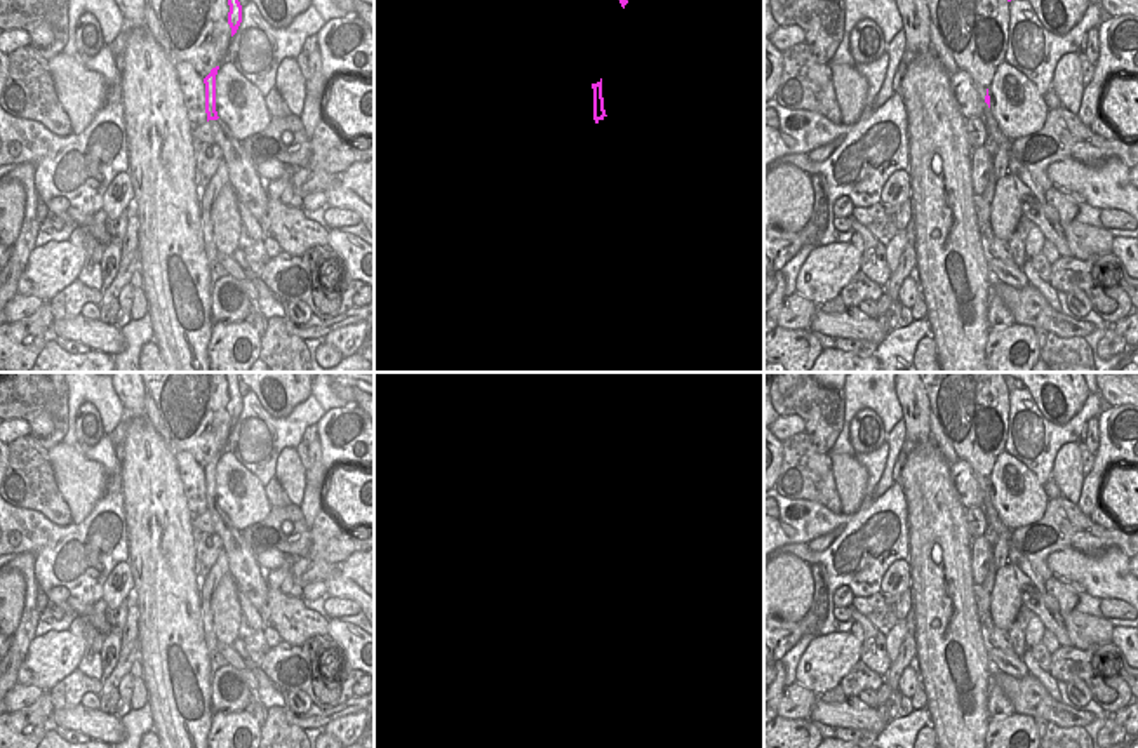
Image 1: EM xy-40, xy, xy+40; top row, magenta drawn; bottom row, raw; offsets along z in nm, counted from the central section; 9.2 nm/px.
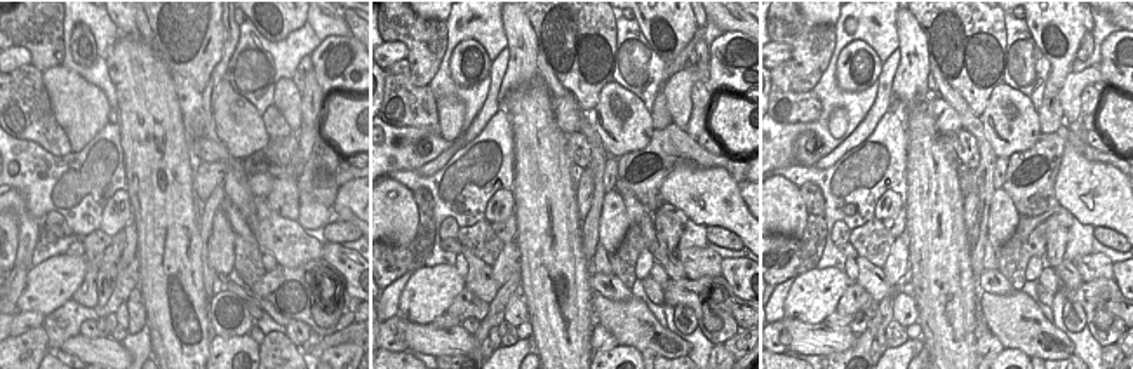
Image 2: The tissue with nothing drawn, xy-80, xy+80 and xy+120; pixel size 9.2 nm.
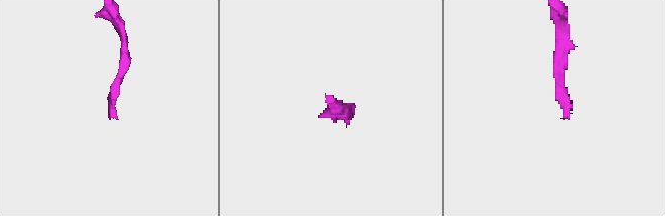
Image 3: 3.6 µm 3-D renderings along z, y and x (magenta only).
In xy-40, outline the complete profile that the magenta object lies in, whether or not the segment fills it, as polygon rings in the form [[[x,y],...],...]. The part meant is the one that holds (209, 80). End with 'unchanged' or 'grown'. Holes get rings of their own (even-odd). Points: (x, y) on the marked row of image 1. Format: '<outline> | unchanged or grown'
[[[219,66],[212,68],[204,78],[205,83],[205,113],[214,134],[214,144],[223,151],[223,160],[228,169],[228,183],[261,226],[263,237],[270,235],[270,219],[266,214],[268,195],[266,184],[258,176],[256,165],[245,153],[242,143],[235,139],[230,129],[219,120],[216,111],[216,75]]] | grown

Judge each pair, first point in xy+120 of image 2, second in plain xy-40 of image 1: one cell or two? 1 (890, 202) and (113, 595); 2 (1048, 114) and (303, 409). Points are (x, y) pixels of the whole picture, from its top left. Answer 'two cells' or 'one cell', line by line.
1: one cell
2: two cells

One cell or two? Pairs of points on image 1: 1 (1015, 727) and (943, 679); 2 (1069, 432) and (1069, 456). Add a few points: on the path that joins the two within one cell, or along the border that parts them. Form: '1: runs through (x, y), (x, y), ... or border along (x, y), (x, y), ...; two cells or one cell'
1: border along (990, 721), (985, 729); two cells
2: border along (1077, 440), (1069, 440), (1060, 447), (1050, 477); two cells

